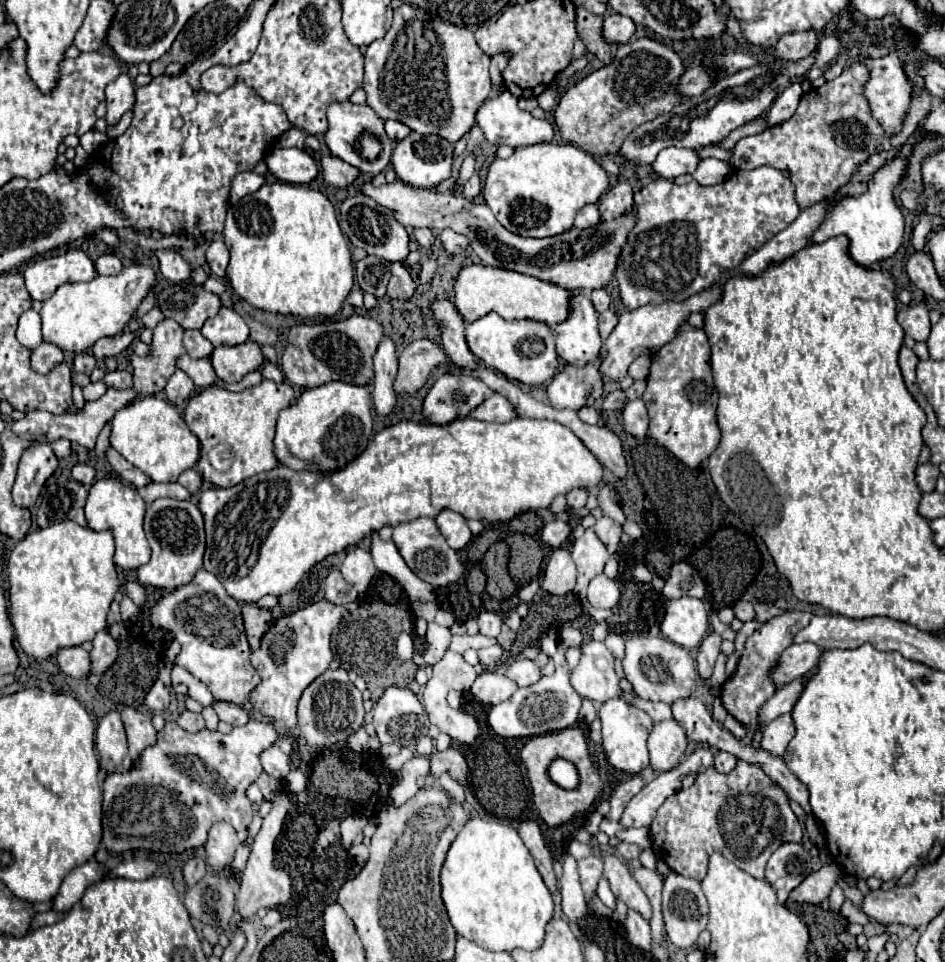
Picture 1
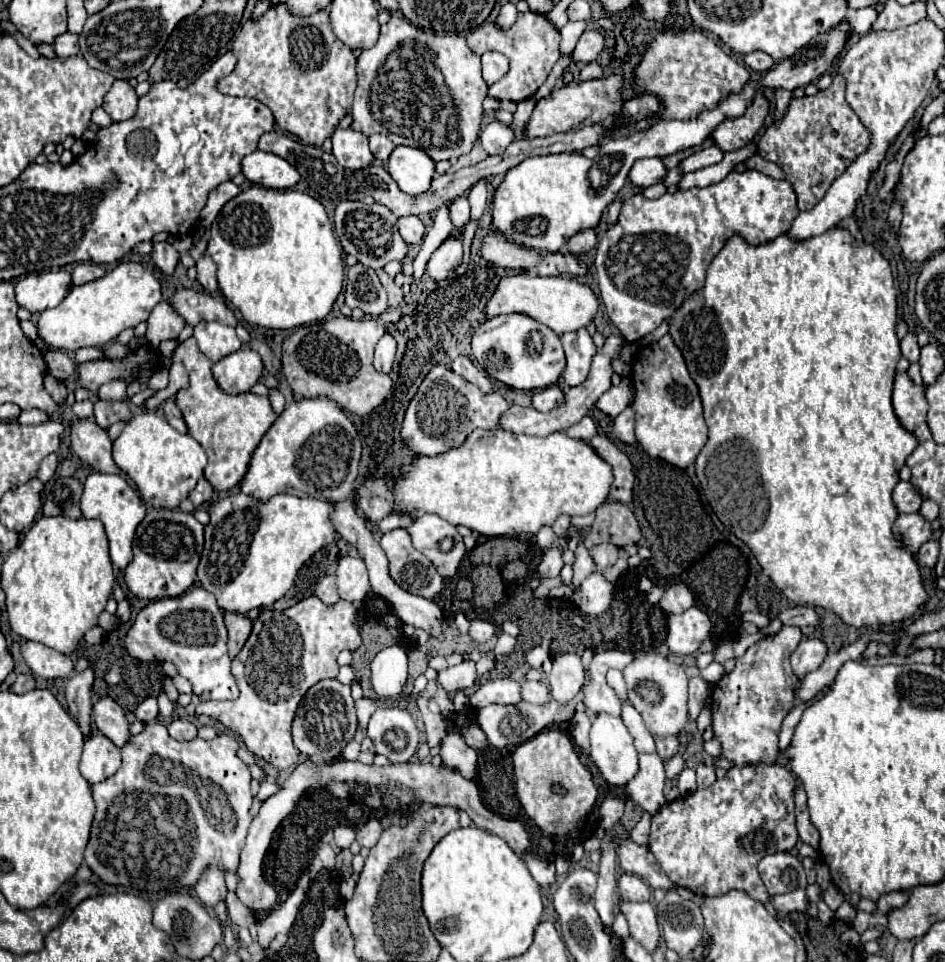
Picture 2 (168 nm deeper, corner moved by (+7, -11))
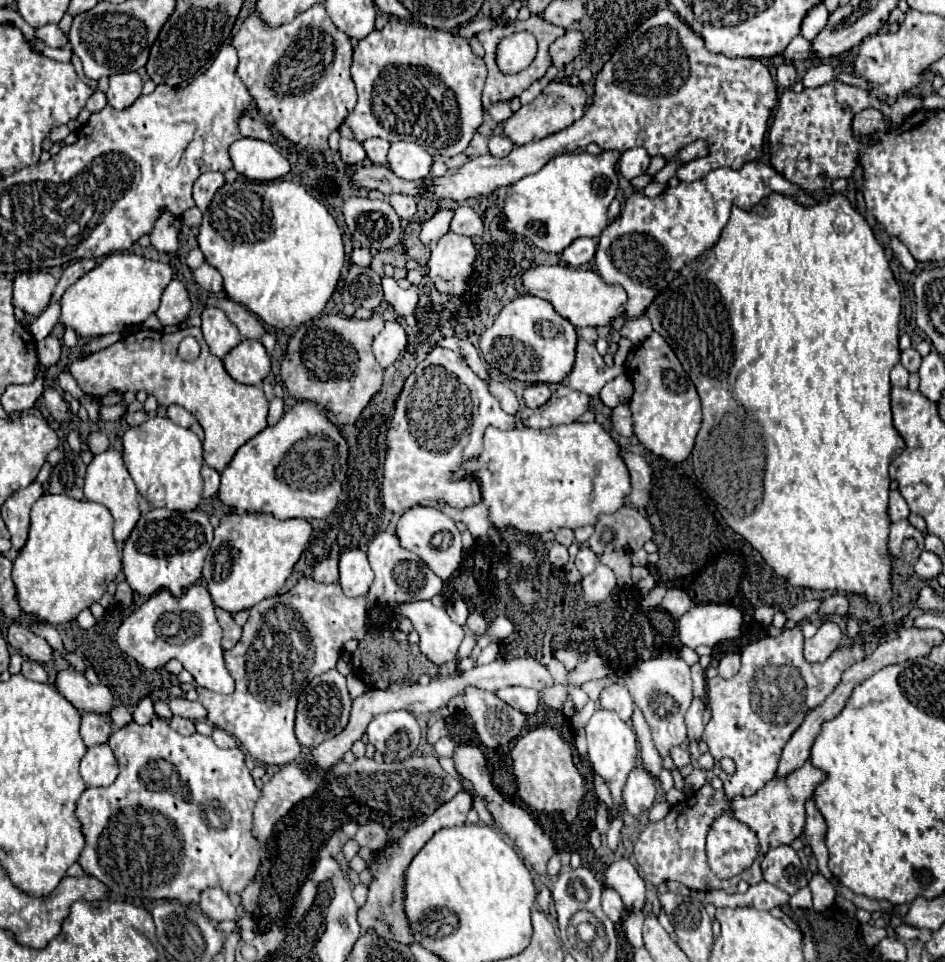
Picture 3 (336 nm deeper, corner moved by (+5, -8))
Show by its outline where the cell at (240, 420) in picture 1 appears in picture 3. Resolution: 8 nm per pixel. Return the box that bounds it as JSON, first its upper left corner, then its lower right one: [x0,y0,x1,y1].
[69,328,269,472]

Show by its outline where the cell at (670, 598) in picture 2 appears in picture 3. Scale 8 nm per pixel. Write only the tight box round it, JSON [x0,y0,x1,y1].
[661,588,691,620]

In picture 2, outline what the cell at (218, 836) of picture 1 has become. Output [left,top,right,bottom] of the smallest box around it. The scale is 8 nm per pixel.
[195,867,227,911]

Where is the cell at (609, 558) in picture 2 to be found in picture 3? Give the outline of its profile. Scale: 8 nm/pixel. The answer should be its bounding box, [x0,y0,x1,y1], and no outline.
[599,552,631,586]

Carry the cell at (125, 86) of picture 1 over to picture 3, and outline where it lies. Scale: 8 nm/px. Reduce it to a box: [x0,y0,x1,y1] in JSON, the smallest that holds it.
[107,72,143,110]

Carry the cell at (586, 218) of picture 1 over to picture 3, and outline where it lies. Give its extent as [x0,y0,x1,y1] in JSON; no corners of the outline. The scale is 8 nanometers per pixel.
[563,238,597,268]

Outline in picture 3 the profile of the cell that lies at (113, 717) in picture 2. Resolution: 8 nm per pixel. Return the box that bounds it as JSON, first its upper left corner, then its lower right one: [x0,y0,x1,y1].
[57,670,113,714]

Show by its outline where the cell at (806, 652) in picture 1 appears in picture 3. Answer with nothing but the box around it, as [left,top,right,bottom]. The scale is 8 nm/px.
[803,622,841,662]

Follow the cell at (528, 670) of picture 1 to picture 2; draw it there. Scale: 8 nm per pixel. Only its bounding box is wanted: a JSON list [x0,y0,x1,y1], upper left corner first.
[521,681,551,705]

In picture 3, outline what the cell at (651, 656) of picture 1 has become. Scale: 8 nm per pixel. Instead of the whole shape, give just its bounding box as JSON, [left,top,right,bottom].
[625,655,693,756]

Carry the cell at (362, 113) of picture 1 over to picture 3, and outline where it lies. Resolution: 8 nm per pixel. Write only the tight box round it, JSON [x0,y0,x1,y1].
[339,138,367,166]

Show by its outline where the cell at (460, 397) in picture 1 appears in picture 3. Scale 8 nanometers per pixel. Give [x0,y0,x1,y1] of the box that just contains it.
[383,348,515,512]

